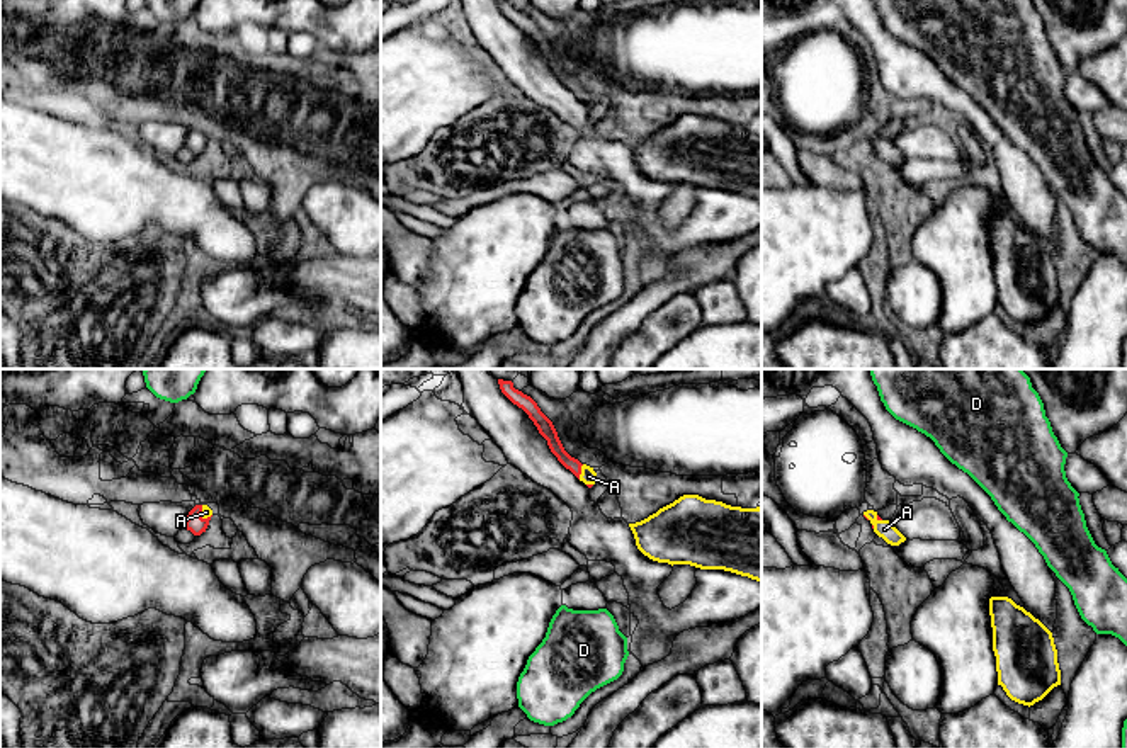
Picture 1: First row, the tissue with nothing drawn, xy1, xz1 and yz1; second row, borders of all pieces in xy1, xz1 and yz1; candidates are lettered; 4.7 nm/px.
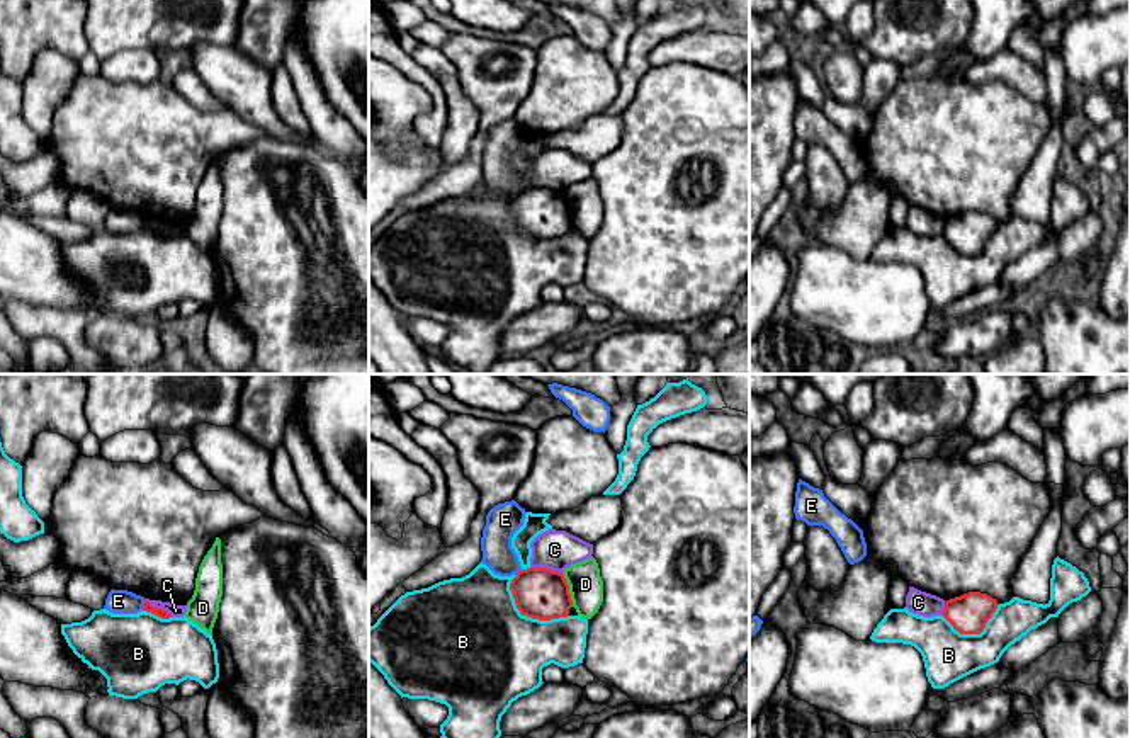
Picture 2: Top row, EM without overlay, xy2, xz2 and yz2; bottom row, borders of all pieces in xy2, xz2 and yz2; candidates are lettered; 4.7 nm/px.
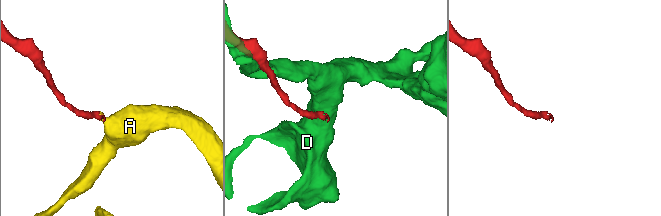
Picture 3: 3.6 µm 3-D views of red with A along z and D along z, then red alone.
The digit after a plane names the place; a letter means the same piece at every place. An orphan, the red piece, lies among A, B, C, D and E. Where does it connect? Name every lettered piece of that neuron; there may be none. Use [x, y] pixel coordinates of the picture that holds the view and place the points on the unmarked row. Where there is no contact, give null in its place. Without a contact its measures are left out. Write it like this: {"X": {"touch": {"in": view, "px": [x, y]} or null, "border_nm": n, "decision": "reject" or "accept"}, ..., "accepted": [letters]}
{"A": {"touch": {"in": "xz1", "px": [580, 90]}, "border_nm": 80, "decision": "accept"}, "B": {"touch": {"in": "xz2", "px": [529, 235]}, "border_nm": 320, "decision": "reject"}, "C": {"touch": {"in": "xz2", "px": [546, 187]}, "border_nm": 160, "decision": "reject"}, "D": {"touch": {"in": "xz2", "px": [568, 210]}, "border_nm": 170, "decision": "reject"}, "E": {"touch": {"in": "xy2", "px": [145, 223]}, "border_nm": 60, "decision": "reject"}, "accepted": ["A"]}

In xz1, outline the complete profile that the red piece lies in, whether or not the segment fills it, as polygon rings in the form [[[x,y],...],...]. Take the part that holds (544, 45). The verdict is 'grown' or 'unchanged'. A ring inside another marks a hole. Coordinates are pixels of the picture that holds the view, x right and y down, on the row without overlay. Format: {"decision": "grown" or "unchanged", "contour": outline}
{"decision": "grown", "contour": [[[498,0],[501,12],[518,27],[522,27],[529,37],[537,46],[539,53],[547,60],[551,71],[558,76],[558,80],[569,88],[580,100],[583,100],[588,107],[592,107],[597,100],[597,92],[593,87],[581,83],[578,78],[571,76],[552,44],[552,41],[541,31],[537,22],[524,14],[522,10],[513,7],[512,0]]]}

